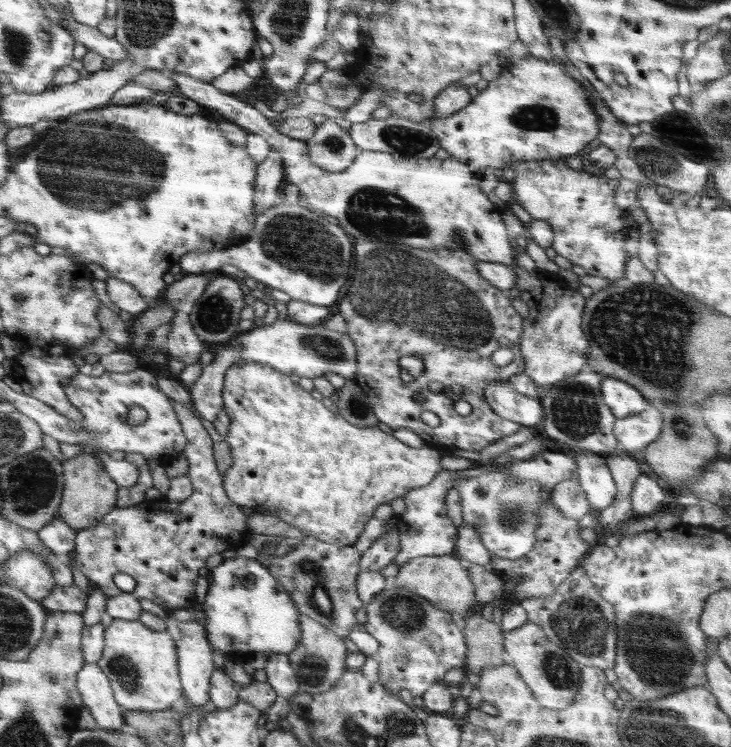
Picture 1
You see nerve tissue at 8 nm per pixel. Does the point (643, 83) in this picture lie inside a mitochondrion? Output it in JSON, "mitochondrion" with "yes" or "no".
{"mitochondrion":"no"}

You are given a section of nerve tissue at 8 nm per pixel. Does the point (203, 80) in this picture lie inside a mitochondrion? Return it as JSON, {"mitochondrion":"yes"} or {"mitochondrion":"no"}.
{"mitochondrion":"no"}

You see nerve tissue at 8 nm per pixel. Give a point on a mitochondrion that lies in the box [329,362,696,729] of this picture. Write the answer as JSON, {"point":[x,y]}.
{"point":[581,624]}

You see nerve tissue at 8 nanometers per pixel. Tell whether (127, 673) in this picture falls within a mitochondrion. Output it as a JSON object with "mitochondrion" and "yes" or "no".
{"mitochondrion":"yes"}

